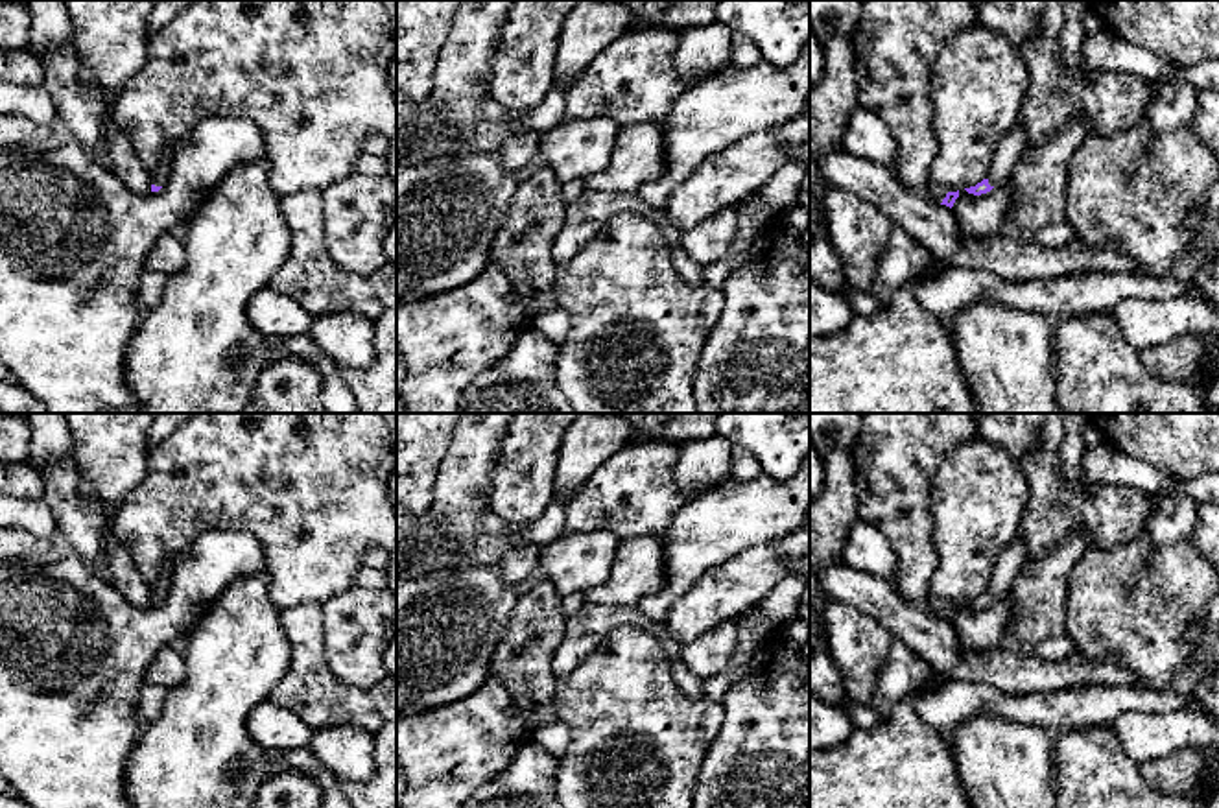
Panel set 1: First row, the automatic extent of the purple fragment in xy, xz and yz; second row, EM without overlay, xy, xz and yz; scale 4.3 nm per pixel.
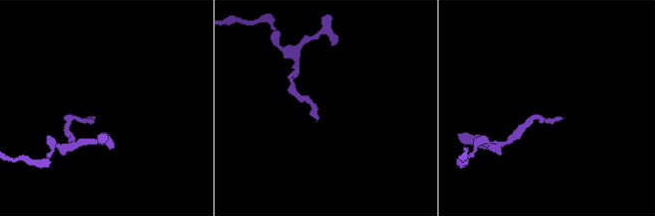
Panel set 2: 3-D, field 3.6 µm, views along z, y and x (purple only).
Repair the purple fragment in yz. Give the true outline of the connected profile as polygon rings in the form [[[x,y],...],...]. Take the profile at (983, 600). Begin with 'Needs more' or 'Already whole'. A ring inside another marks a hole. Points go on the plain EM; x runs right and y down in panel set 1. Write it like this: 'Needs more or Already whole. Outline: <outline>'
Needs more. Outline: [[[1018,531],[1018,535],[998,553],[994,576],[988,588],[976,600],[965,603],[968,607],[981,609],[996,600],[1001,600],[1009,592],[1024,563],[1025,563],[1025,542],[1024,535]]]

